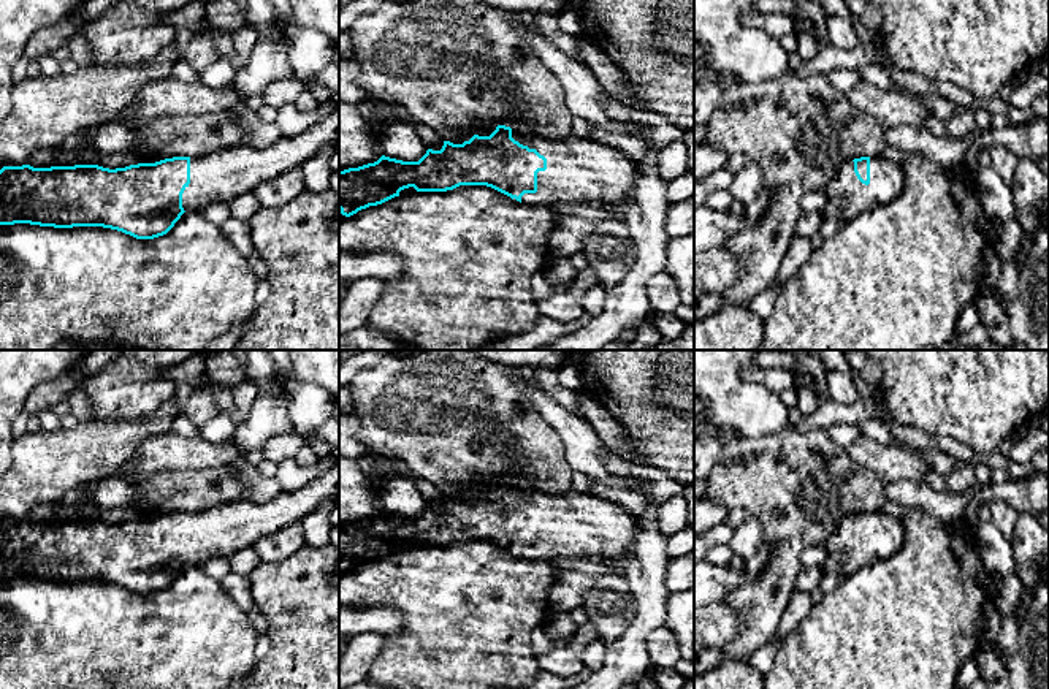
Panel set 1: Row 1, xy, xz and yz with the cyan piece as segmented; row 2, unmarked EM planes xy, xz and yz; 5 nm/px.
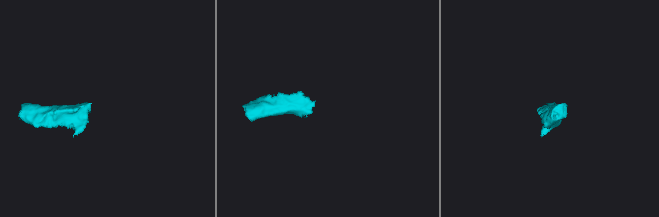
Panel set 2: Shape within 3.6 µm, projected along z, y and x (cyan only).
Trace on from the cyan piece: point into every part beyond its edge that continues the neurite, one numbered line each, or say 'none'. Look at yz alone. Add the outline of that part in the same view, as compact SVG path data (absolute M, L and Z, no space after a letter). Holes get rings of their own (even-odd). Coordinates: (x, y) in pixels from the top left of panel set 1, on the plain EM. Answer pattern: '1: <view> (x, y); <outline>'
1: yz (846, 551); M870 512L870 539L862 539L854 527L854 516L841 520L824 542L826 575L851 577L878 561L895 554L903 543L905 529L900 520L883 512Z

